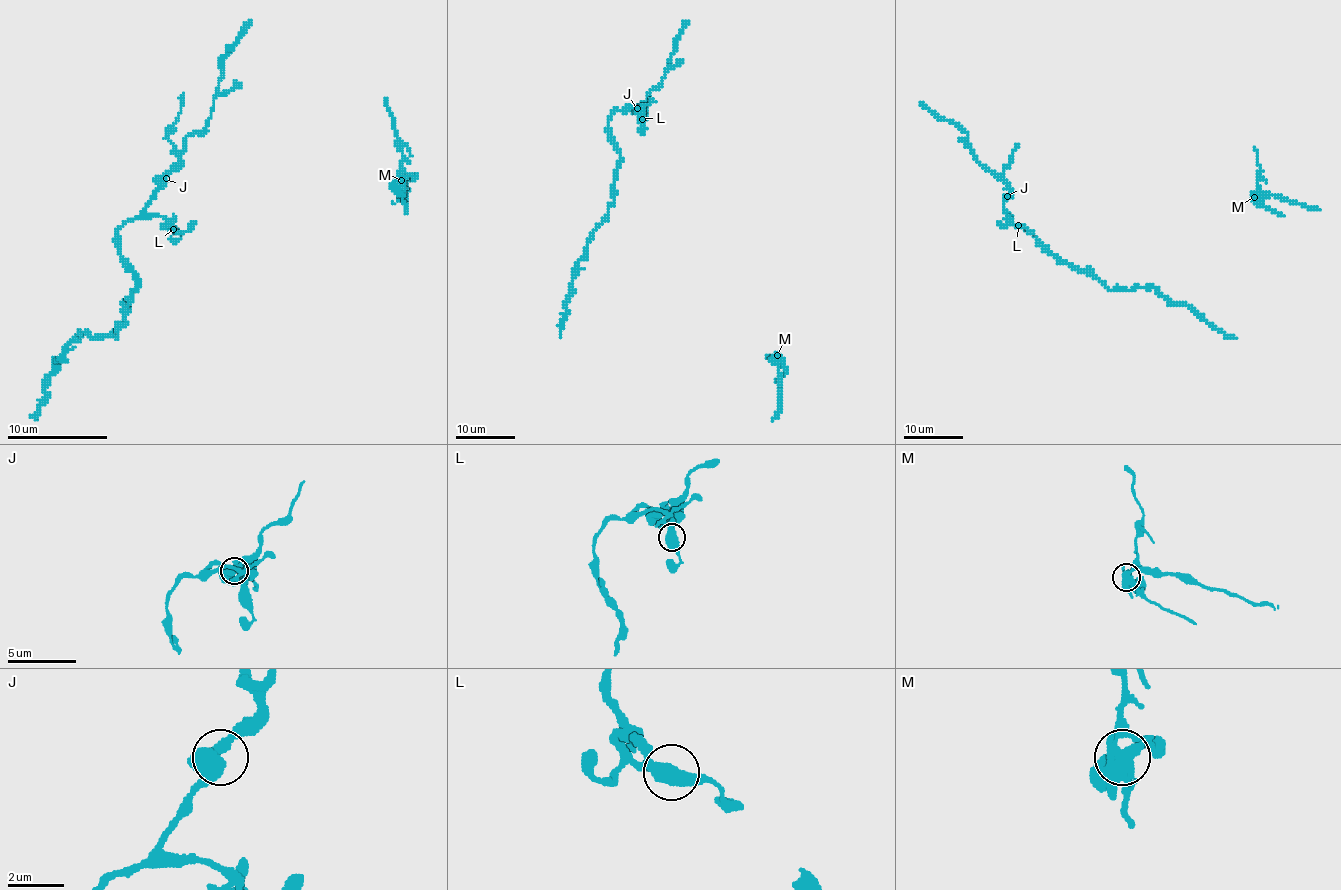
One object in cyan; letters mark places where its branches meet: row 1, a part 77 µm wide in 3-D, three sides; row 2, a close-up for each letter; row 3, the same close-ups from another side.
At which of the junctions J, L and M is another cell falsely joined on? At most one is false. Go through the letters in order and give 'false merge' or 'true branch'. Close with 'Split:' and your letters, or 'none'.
J: true branch
L: true branch
M: false merge
Split: M

